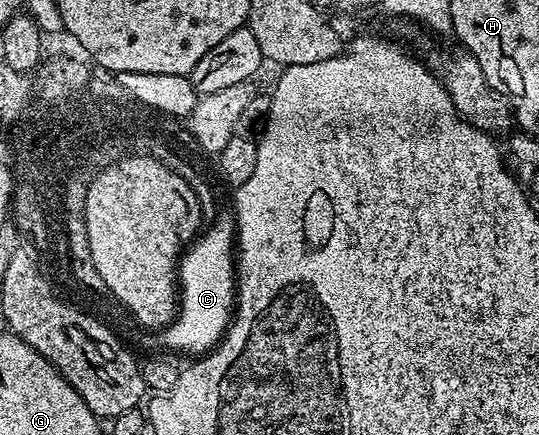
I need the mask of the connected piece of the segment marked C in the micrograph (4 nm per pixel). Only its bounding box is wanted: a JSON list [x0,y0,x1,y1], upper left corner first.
[151,210,238,355]

